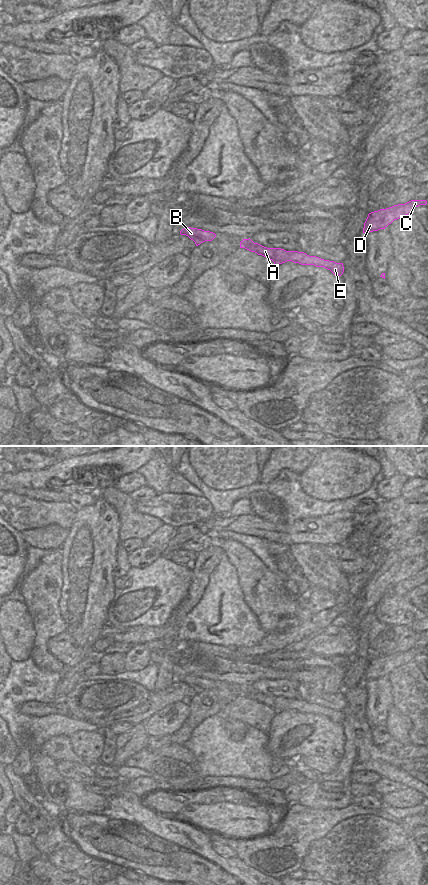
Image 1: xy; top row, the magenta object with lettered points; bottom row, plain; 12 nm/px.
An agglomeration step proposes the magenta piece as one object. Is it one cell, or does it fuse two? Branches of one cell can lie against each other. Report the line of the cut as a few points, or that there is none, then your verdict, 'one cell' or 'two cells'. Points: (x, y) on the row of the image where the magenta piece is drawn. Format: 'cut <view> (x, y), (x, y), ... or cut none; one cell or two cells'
cut xy (275, 248), (275, 259), (285, 261); two cells

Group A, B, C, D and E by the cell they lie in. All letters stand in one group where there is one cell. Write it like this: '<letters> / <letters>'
A B E / C D

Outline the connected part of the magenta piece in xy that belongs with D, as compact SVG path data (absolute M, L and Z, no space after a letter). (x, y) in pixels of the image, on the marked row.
M411 200L405 204L398 204L386 209L371 212L368 214L364 223L363 233L385 229L394 220L412 213L415 207L426 204L426 200Z

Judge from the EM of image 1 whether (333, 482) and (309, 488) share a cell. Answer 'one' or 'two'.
one

